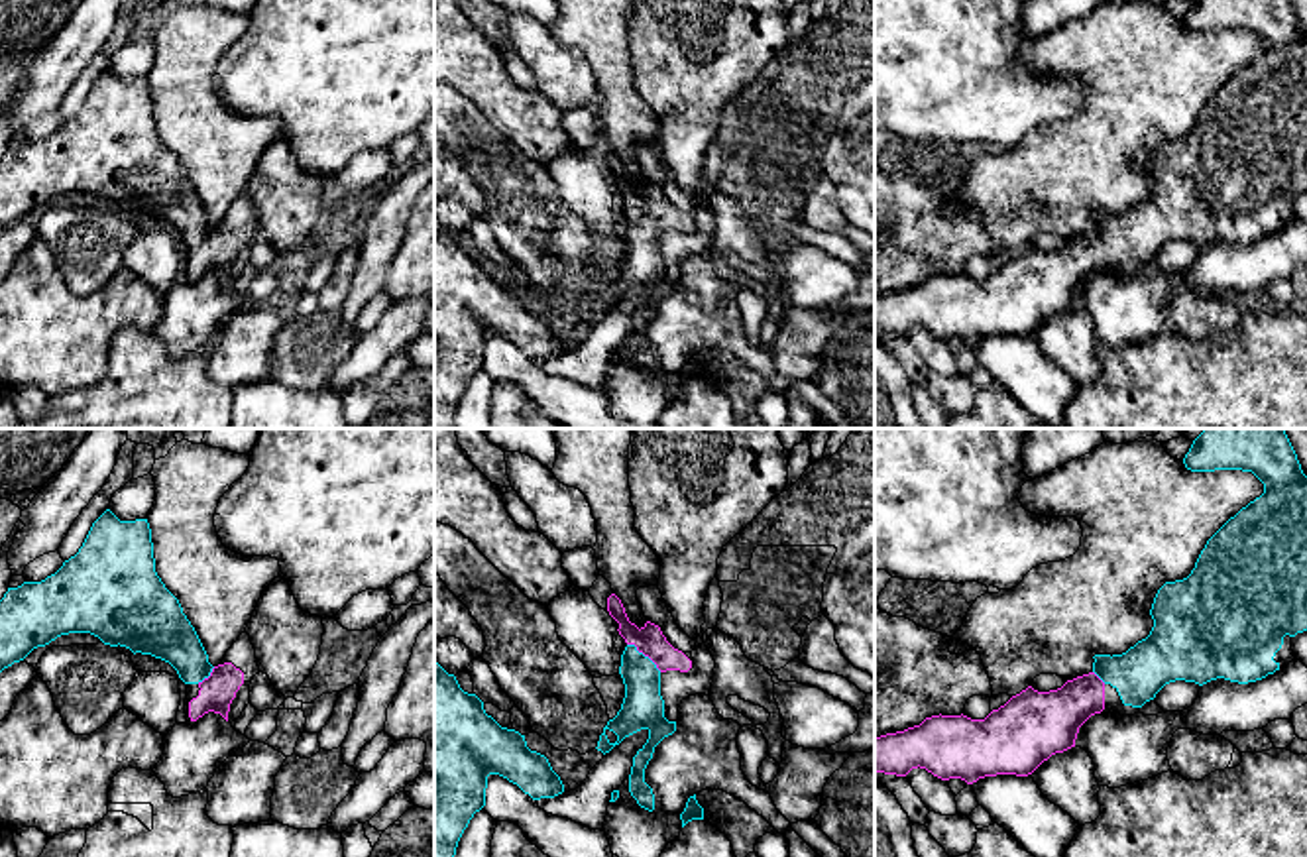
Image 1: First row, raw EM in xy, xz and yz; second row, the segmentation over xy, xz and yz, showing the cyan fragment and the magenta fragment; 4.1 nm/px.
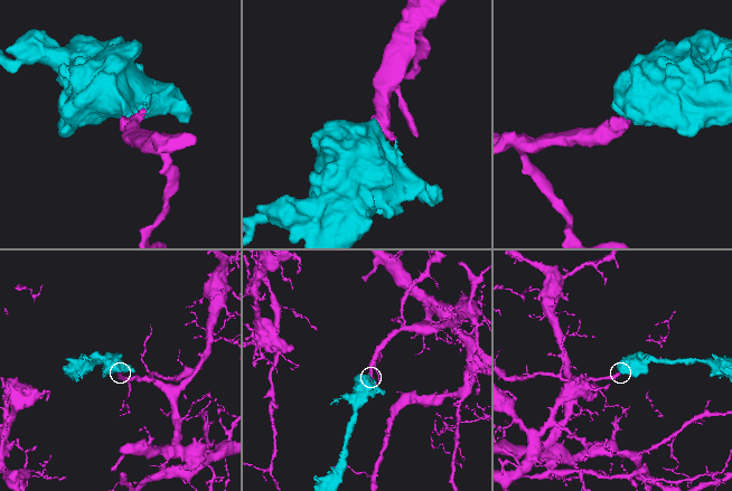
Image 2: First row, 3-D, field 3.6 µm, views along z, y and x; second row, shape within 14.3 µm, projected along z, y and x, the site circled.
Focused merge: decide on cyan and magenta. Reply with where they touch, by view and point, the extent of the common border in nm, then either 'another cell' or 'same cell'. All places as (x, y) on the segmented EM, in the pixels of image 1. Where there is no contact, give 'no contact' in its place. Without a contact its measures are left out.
xz (643, 655) | 180 nm | same cell

